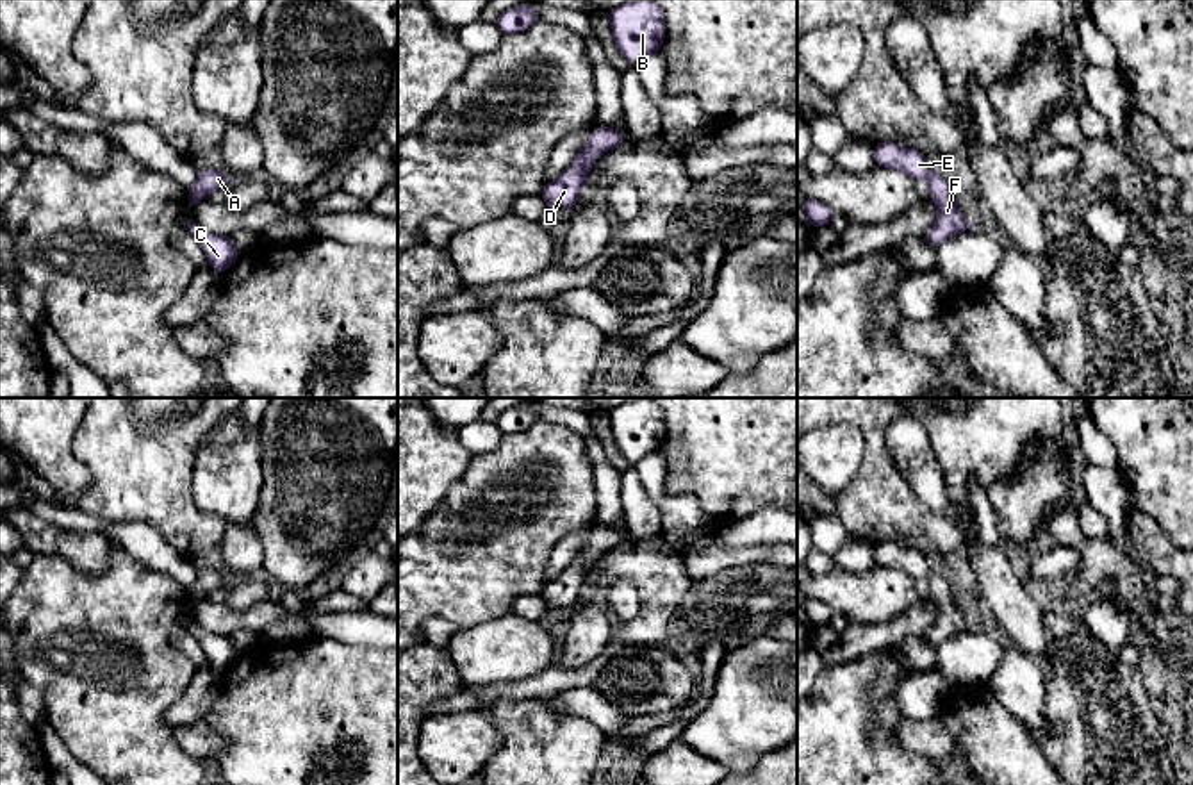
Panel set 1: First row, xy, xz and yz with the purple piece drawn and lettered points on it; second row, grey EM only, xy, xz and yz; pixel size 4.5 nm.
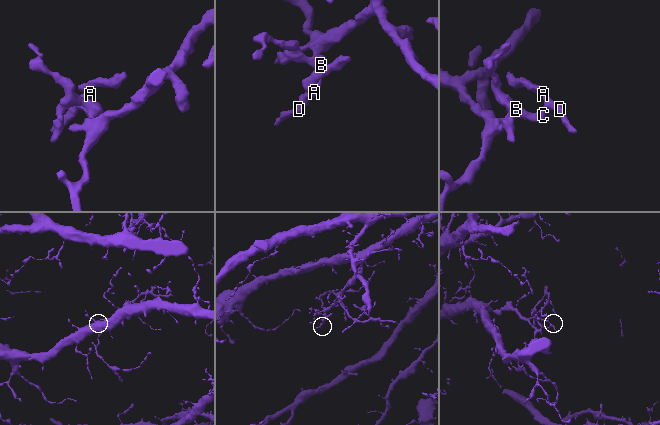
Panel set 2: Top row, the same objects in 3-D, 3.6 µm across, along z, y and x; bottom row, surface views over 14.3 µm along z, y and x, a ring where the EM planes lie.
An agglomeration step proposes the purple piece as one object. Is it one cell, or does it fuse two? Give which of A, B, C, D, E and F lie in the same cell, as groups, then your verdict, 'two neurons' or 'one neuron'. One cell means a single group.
groups A B C D E F; one neuron

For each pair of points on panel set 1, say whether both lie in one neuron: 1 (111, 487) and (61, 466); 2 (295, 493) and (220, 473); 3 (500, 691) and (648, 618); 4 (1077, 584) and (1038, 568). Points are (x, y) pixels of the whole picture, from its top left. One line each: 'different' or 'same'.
1: different
2: different
3: same
4: different

